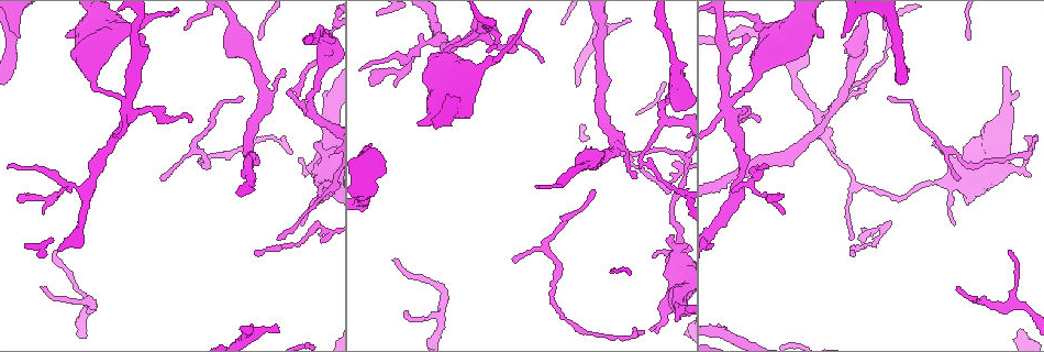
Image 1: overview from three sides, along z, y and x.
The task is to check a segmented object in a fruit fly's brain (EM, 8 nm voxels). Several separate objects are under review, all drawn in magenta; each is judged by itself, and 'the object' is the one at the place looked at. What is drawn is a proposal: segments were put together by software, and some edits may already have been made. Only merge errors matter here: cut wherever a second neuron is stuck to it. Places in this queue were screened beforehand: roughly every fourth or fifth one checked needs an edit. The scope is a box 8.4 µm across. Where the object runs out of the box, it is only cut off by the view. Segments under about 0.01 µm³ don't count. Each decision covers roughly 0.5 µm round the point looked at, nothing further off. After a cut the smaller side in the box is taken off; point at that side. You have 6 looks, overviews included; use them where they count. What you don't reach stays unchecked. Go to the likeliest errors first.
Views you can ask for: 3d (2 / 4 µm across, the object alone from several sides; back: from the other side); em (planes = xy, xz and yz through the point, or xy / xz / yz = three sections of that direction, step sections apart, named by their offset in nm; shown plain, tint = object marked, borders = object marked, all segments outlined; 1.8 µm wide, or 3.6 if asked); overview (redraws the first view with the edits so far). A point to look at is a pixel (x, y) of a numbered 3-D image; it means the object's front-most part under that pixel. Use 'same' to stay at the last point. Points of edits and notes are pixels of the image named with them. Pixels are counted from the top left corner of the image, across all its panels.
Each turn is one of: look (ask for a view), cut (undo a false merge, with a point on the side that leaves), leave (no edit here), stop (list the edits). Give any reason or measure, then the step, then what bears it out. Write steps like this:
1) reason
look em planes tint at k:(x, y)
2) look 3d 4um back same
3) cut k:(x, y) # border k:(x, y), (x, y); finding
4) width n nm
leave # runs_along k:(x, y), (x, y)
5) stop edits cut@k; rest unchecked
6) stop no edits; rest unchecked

sudden change in width
look 3d 4um at 1:(727, 109)

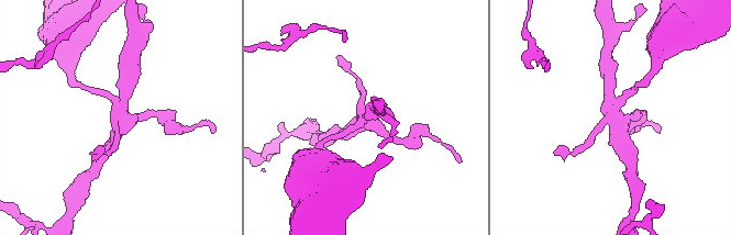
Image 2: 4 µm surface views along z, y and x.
look em planes tint at 2:(615, 117)

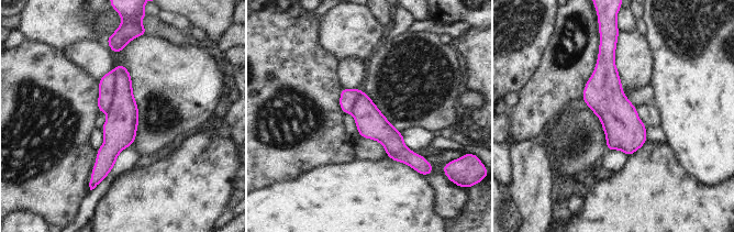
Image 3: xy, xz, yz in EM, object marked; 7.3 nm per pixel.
width 220 nm
cut 3:(121, 124) # two neurons meet here

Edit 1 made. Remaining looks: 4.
abrupt turn
look 3d 4um at 1:(952, 184)

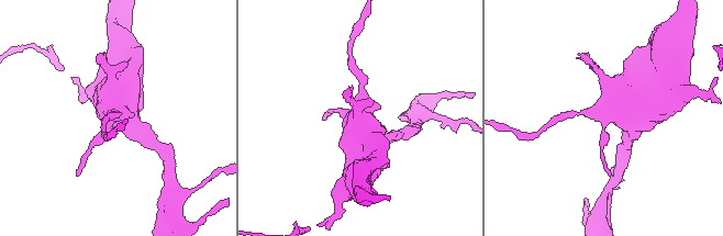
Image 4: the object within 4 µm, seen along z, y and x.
need the tissue
look em 3.6um planes tint at 4:(607, 115)

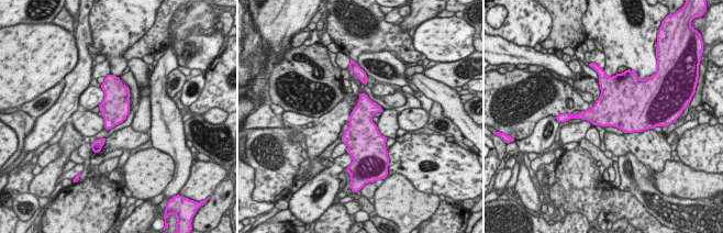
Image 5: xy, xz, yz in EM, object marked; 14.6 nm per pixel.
leave # continuous, no second neuron

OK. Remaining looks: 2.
stop edits cut@3; rest unchecked

